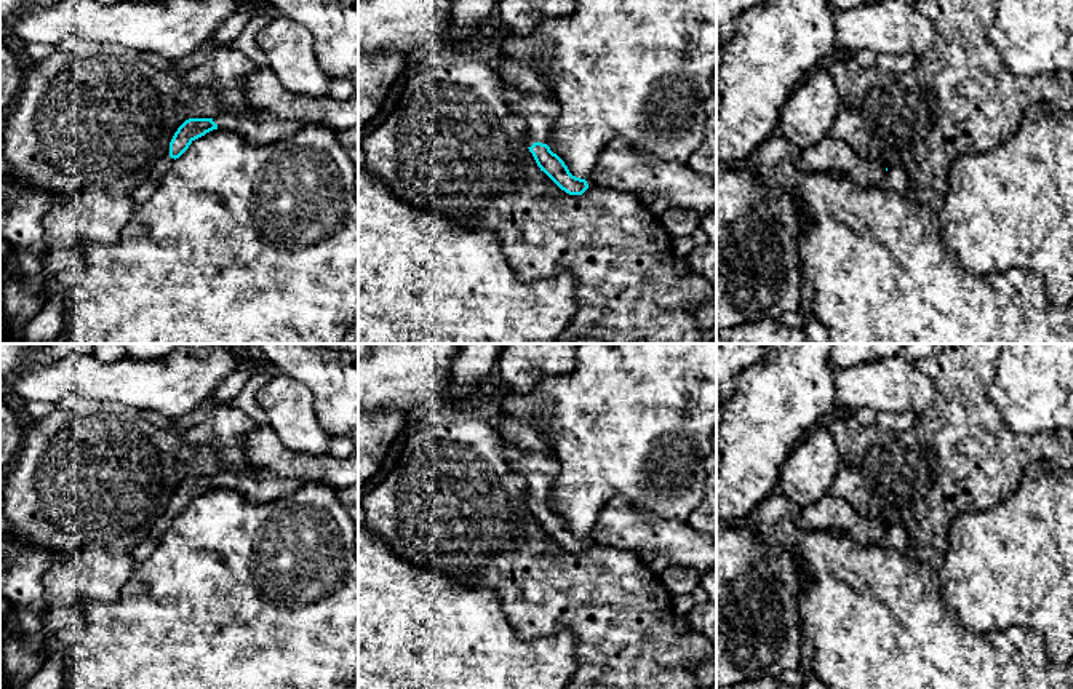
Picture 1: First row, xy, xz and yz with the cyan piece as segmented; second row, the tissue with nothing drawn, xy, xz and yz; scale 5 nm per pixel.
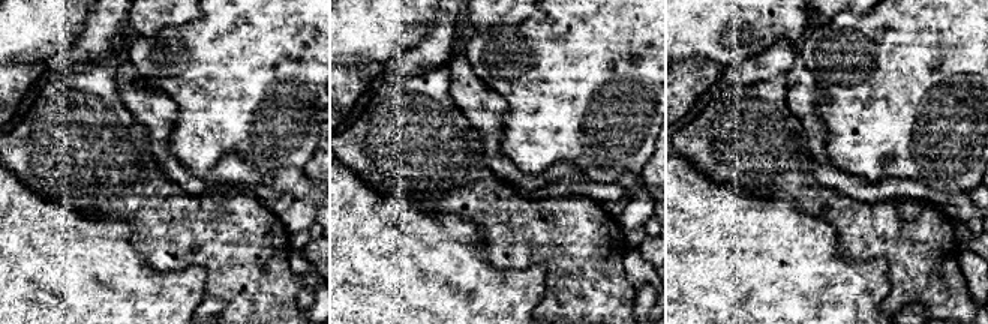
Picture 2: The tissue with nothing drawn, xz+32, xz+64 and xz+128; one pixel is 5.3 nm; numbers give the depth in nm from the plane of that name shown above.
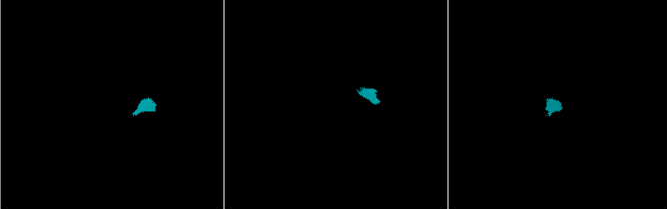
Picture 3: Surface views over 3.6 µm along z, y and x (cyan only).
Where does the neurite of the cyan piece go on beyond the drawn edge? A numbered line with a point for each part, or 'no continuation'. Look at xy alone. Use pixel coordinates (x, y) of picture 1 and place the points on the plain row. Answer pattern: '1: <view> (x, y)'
1: xy (163, 521)

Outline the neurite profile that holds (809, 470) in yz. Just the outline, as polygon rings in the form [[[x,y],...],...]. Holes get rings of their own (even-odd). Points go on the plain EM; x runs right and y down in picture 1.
[[[828,427],[812,428],[784,462],[777,488],[800,507],[808,507],[830,494],[840,464],[838,446]]]

